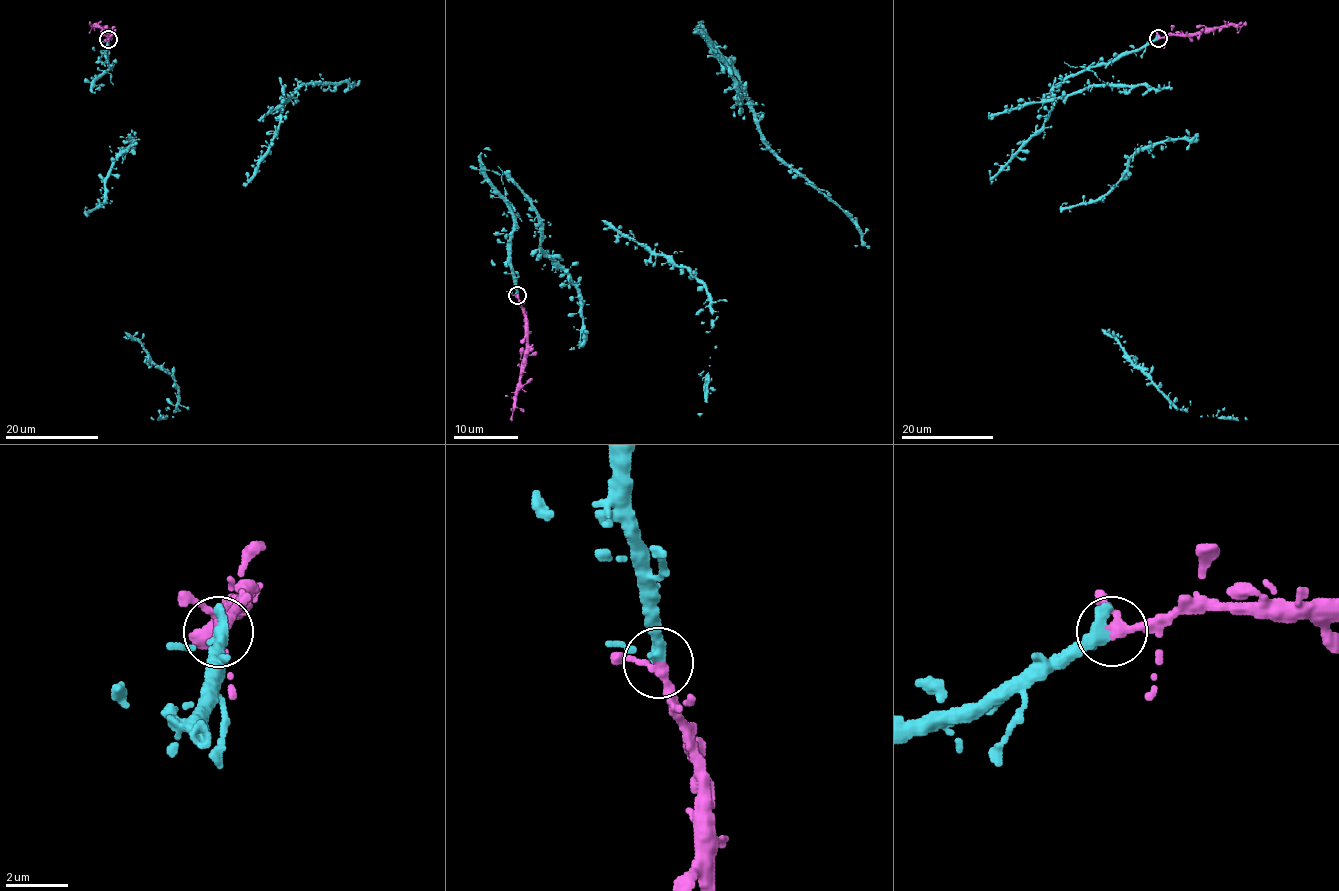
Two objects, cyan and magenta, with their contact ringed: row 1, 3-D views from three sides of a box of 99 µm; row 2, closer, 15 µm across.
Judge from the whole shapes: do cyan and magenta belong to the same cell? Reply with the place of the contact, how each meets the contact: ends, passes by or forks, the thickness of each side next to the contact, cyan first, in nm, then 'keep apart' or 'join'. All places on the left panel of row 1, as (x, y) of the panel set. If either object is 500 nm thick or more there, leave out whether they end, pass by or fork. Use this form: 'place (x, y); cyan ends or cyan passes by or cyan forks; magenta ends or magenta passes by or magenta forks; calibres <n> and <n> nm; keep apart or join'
place (108, 39); cyan passes by; magenta passes by; calibres 360 and 280 nm; join

